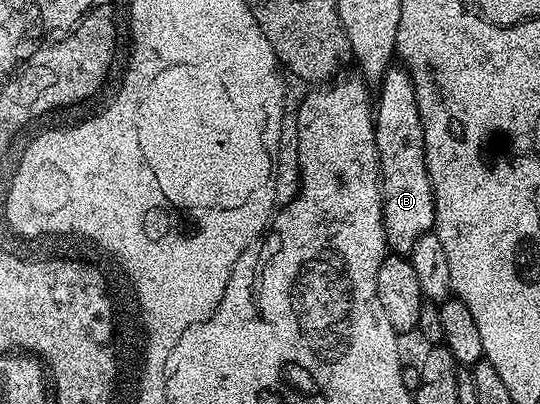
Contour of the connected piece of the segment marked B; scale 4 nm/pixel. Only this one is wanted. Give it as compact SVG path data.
M390 67L379 82L381 90L375 93L373 130L381 164L381 218L383 219L386 246L397 255L408 255L413 252L413 247L418 239L433 229L433 216L435 215L433 188L425 162L425 136L413 86L414 82L410 81L409 74L404 68Z

